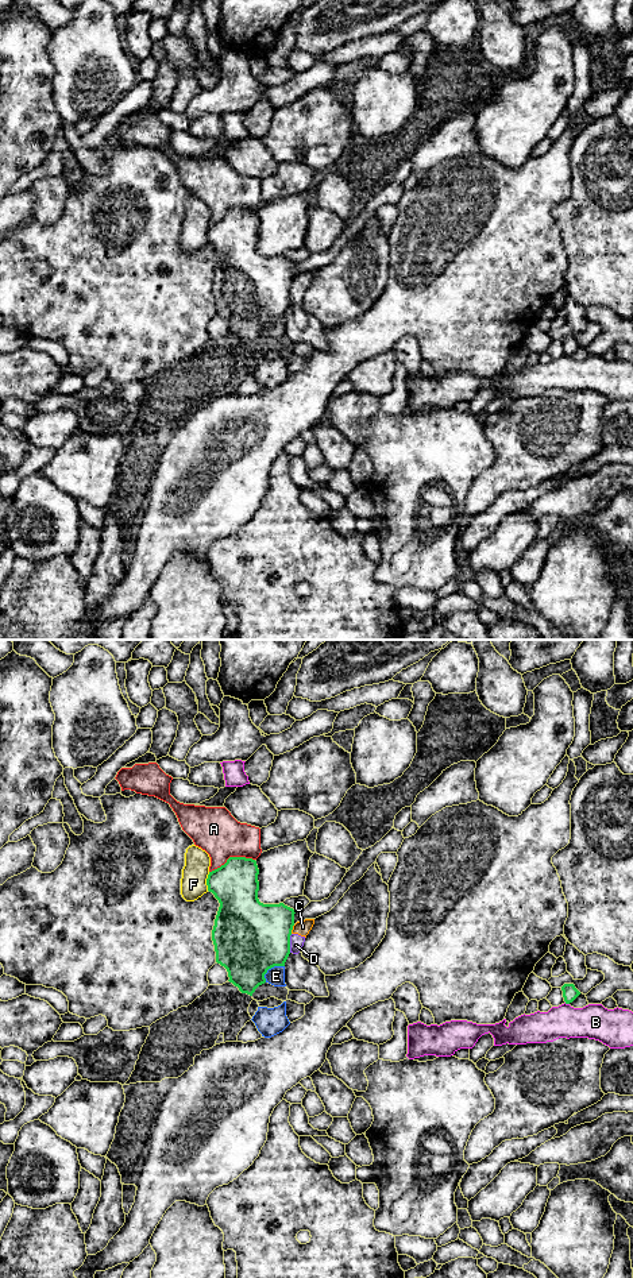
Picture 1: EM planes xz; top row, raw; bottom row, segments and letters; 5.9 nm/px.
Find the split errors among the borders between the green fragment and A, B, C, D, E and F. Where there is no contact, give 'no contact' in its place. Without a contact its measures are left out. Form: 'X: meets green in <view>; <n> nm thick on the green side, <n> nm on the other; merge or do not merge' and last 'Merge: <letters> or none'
A: meets green in xz; 280 nm thick on the green side, 280 nm on the other; do not merge
B: meets green in xz; 90 nm thick on the green side, 200 nm on the other; do not merge
C: meets green in xz; 420 nm thick on the green side, 90 nm on the other; do not merge
D: meets green in xz; 440 nm thick on the green side, 80 nm on the other; do not merge
E: meets green in xz; 440 nm thick on the green side, 110 nm on the other; do not merge
F: meets green in xz; 280 nm thick on the green side, 160 nm on the other; do not merge
Merge: none

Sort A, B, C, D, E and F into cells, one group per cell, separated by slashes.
A / B / C D / E / F

